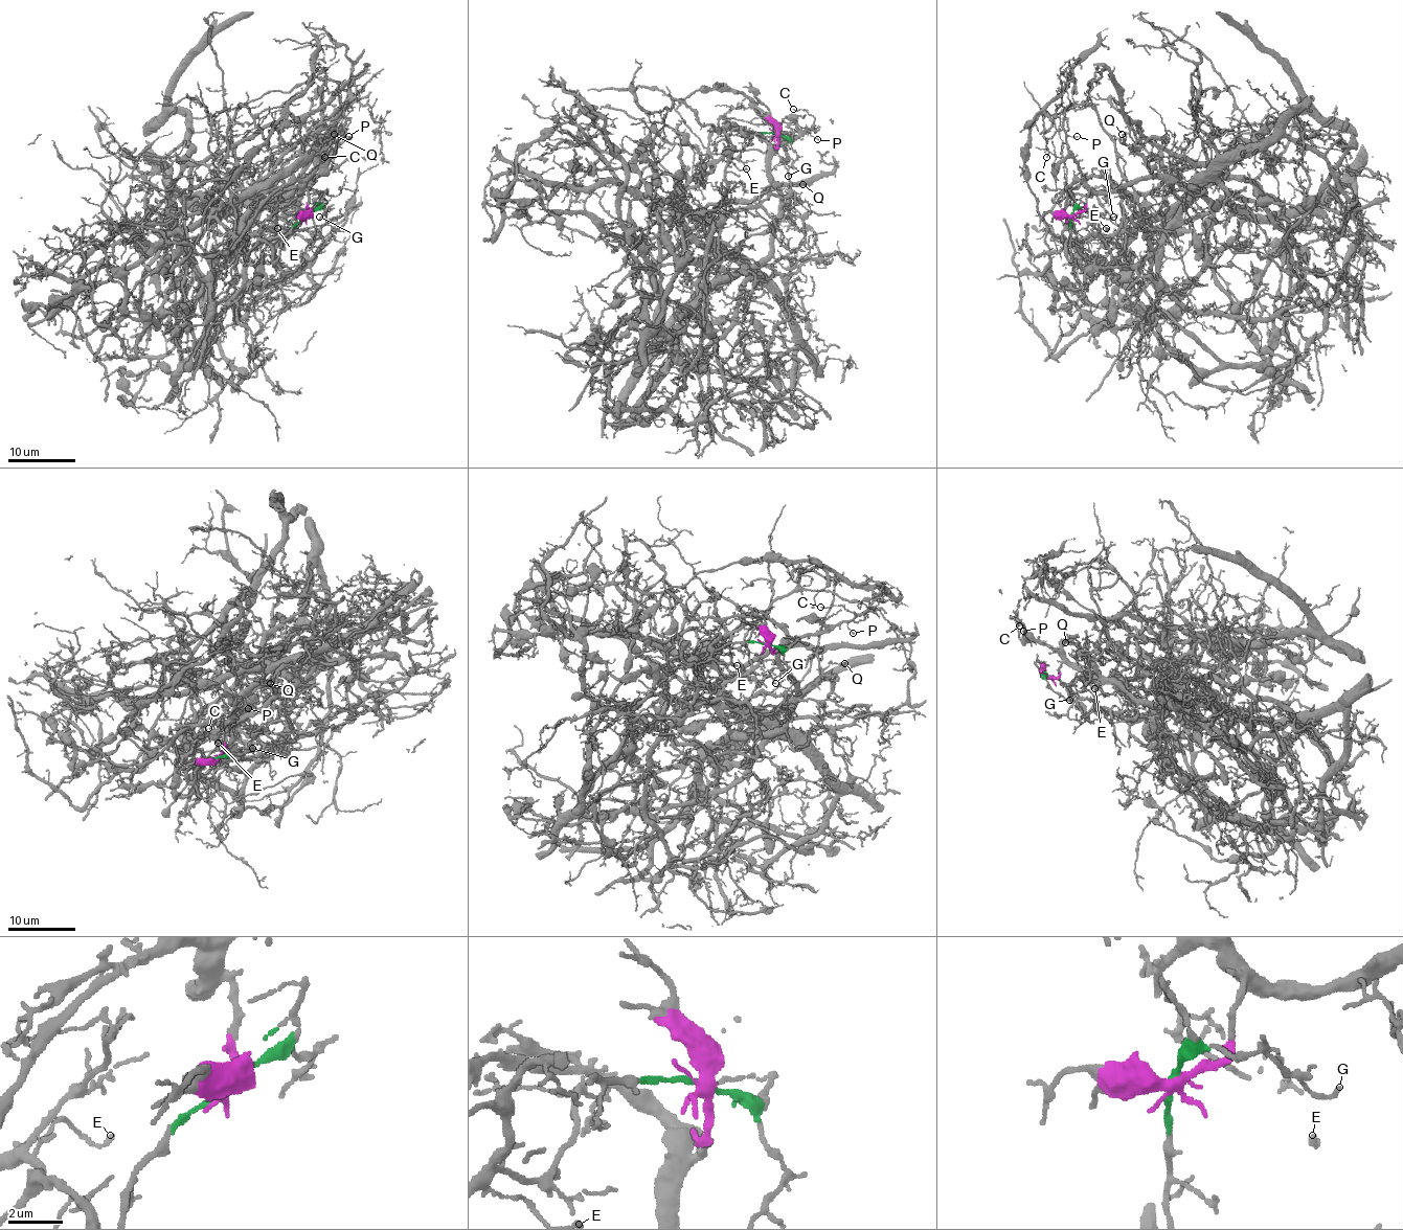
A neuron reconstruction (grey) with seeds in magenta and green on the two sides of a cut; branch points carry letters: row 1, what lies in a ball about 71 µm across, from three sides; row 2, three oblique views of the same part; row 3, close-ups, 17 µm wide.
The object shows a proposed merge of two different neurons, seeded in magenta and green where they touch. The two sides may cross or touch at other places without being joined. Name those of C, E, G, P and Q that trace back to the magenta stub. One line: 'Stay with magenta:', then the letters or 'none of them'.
Stay with magenta: C, P, Q

